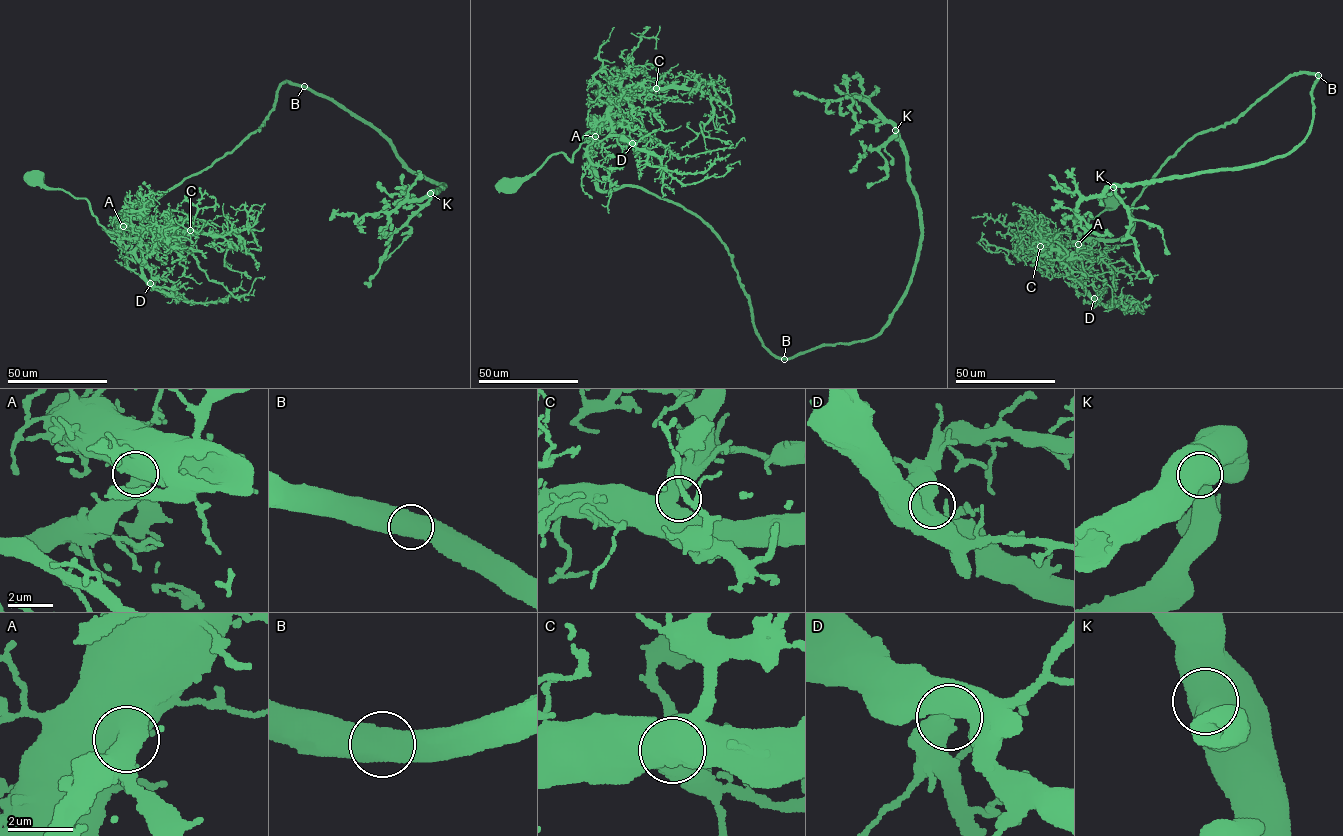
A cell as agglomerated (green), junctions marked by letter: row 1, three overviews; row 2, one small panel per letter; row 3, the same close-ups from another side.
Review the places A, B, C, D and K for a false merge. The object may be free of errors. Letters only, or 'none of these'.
none of these

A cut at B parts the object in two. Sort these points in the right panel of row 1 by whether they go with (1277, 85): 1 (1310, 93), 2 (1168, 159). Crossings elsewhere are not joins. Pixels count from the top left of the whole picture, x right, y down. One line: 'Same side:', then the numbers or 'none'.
Same side: 2

